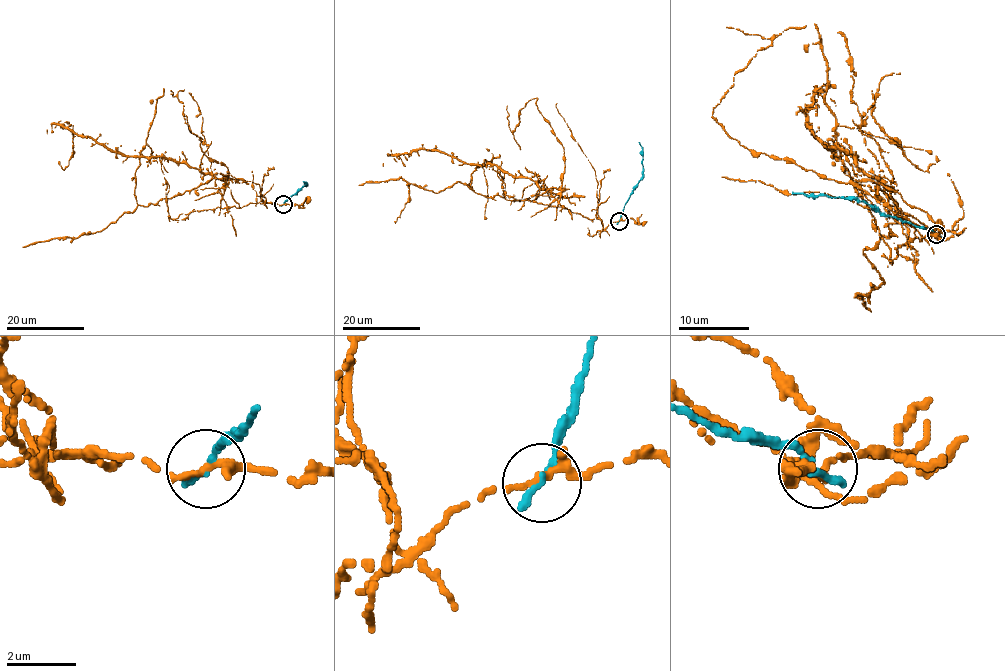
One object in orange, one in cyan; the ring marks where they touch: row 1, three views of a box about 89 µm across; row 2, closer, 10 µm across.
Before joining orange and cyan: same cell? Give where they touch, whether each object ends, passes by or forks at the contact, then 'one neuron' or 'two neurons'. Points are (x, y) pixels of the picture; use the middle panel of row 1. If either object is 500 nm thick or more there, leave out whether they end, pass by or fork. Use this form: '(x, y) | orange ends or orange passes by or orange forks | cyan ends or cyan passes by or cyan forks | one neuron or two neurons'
(619, 221) | orange ends | cyan ends | two neurons

